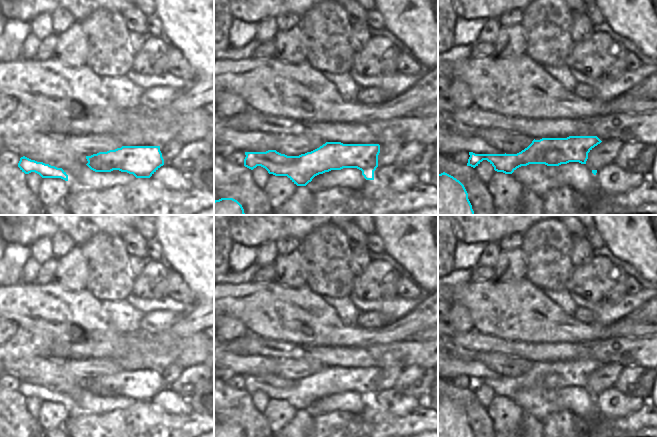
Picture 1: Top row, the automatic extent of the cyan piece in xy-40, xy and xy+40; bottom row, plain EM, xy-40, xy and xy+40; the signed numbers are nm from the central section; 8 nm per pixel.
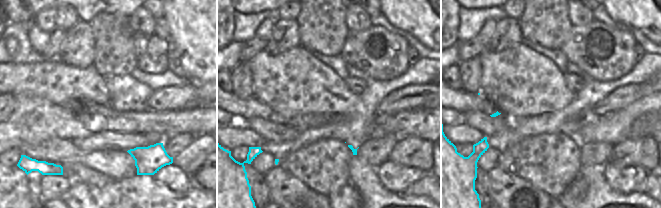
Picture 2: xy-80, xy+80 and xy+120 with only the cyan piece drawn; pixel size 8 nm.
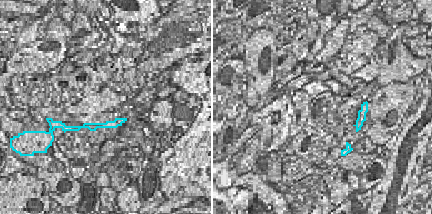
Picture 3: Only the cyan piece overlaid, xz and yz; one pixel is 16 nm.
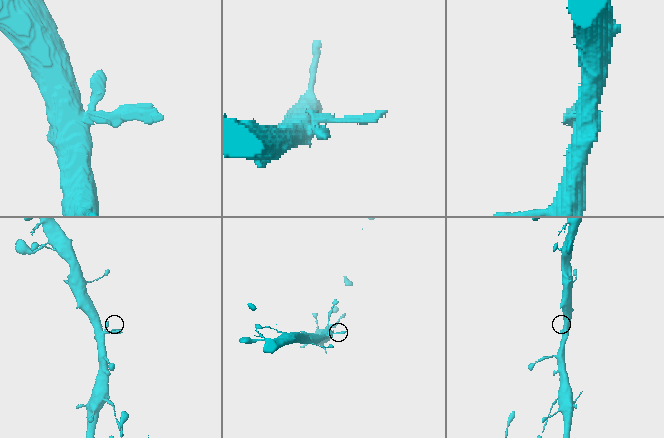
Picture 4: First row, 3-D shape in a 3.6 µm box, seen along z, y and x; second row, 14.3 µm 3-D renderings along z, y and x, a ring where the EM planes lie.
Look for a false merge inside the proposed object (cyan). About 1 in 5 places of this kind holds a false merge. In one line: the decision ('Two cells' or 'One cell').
One cell.

